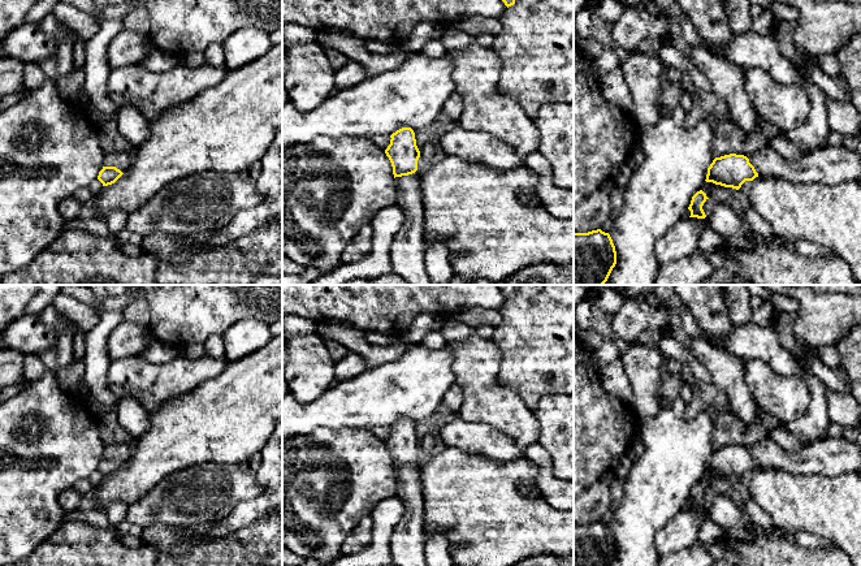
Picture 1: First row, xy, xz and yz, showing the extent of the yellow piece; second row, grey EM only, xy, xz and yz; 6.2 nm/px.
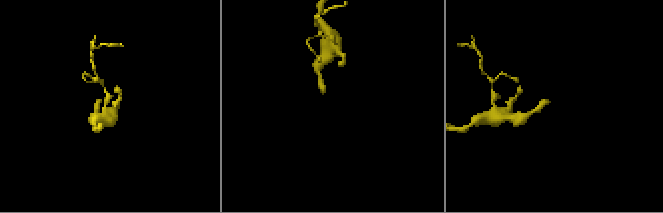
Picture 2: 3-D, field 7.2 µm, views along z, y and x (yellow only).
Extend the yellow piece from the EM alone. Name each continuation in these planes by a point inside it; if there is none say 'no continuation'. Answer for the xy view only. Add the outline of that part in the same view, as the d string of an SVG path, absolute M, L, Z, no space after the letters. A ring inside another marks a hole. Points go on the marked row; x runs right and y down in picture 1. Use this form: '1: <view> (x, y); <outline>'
1: xy (121, 160); M109 152L105 154L104 167L116 167L122 173L130 169L133 163L133 152Z

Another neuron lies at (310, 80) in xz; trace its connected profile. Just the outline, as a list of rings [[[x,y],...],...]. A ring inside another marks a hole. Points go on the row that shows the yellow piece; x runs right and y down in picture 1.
[[[316,42],[284,49],[287,72],[282,77],[282,83],[289,99],[299,112],[311,112],[334,94],[336,70],[325,49]]]

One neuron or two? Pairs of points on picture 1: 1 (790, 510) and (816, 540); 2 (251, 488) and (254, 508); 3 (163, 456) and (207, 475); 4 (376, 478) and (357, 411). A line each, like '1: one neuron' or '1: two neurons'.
1: two neurons
2: two neurons
3: two neurons
4: two neurons

